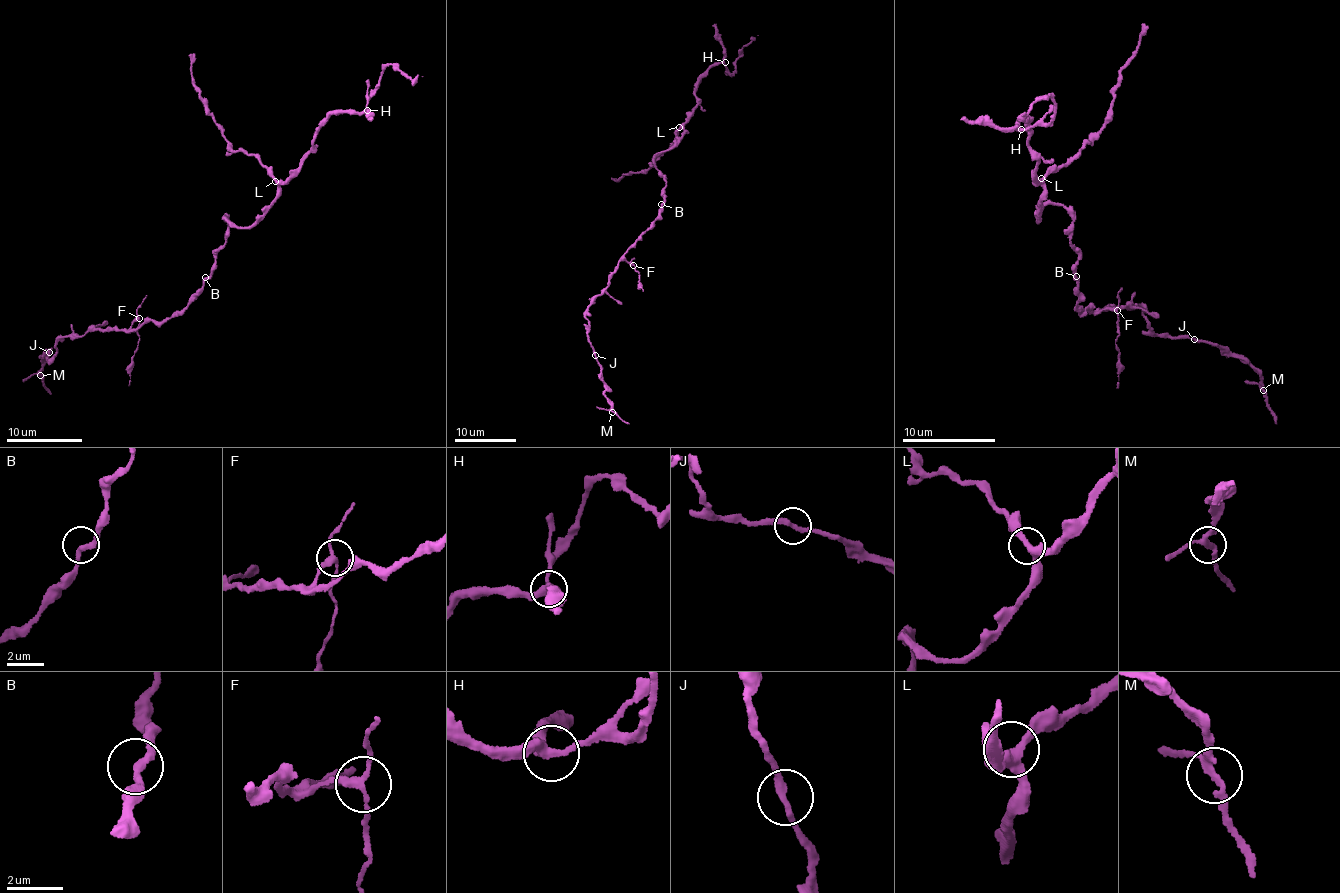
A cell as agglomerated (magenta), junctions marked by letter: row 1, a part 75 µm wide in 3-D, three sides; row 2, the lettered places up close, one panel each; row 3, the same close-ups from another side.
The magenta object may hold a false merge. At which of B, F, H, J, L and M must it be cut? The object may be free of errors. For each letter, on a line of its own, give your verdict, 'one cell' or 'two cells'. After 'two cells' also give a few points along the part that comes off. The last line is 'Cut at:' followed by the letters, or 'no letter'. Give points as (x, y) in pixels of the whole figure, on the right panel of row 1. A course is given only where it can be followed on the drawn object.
B: one cell
F: two cells; course (1117, 310), (1120, 356), (1116, 389)
H: one cell
J: one cell
L: one cell
M: one cell
Cut at: F

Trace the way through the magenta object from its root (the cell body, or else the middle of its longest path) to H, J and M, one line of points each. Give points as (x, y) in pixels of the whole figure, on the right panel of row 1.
H: (1077, 260), (1072, 215), (1047, 203), (1038, 221), (1031, 123), (1021, 121), (1021, 129)
J: (1077, 260), (1078, 309), (1128, 308), (1134, 303), (1157, 334), (1194, 339)
M: (1077, 260), (1078, 309), (1128, 308), (1134, 303), (1157, 334), (1191, 336), (1233, 352), (1253, 369), (1263, 390)

